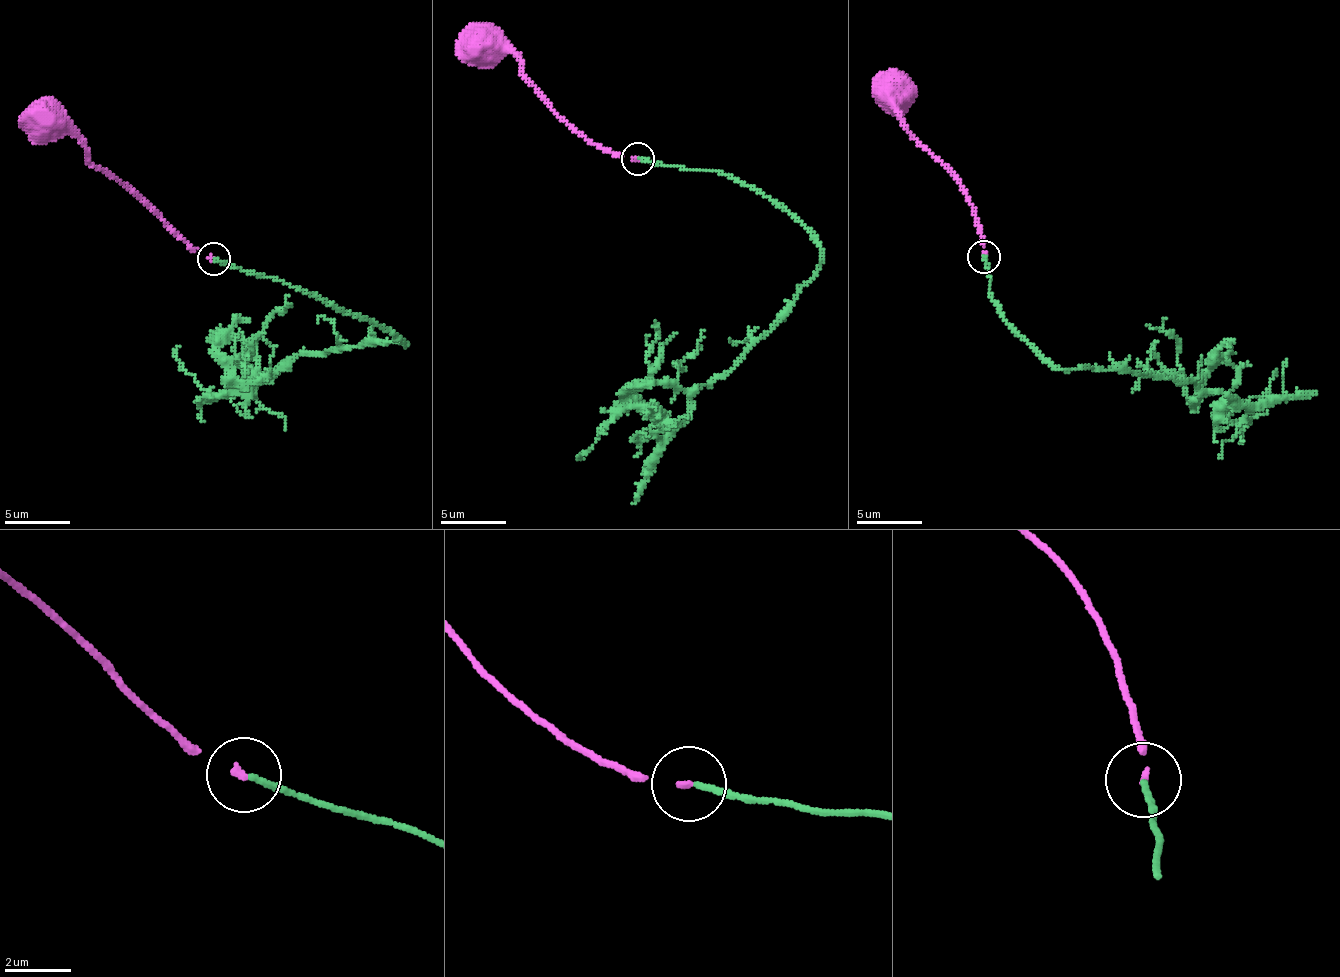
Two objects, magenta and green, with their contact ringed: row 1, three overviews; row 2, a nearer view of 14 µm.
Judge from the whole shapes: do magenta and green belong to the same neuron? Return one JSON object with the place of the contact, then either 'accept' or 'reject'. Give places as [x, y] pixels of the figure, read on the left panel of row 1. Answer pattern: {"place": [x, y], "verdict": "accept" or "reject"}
{"place": [213, 259], "verdict": "accept"}

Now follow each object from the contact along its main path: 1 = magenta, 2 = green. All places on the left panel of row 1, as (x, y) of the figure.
1: (214, 258), (191, 248), (90, 160), (82, 143), (69, 133), (53, 133), (42, 121)
2: (214, 258), (373, 319), (405, 343), (303, 351), (276, 373), (216, 394), (189, 374), (180, 346)

